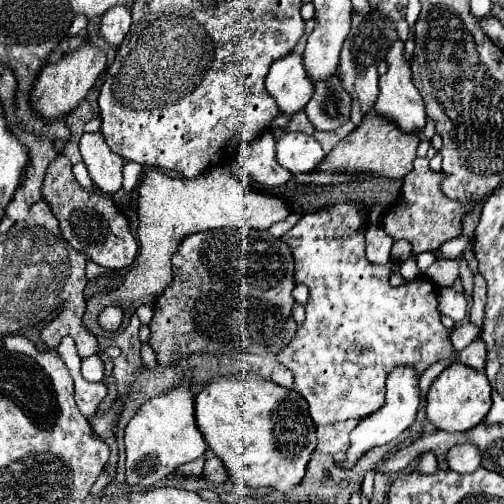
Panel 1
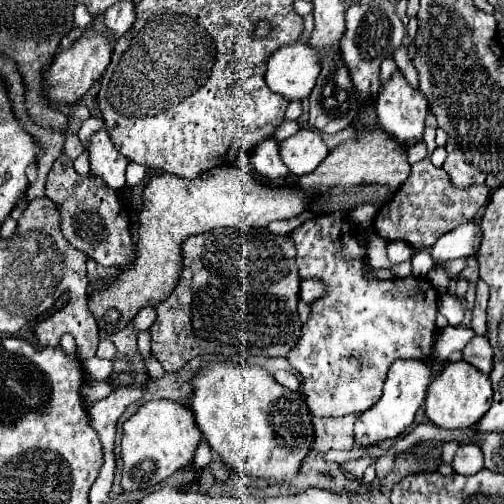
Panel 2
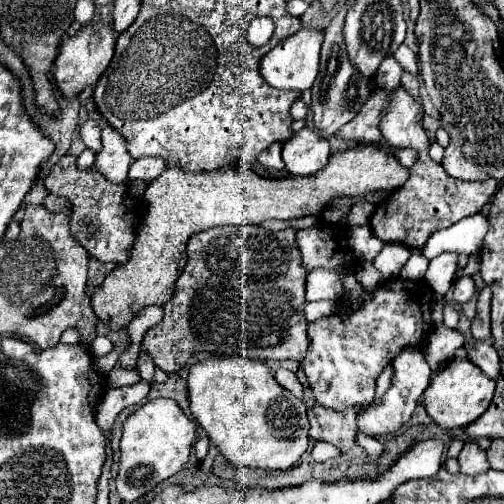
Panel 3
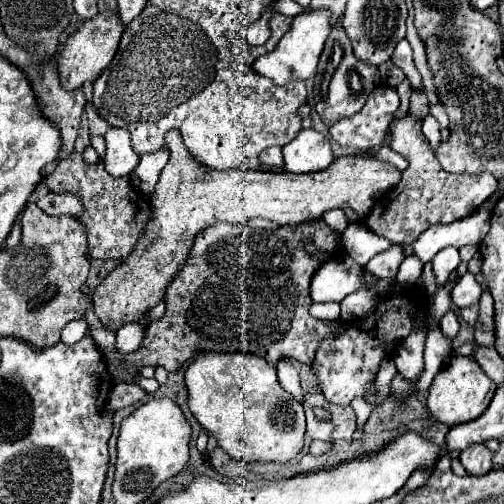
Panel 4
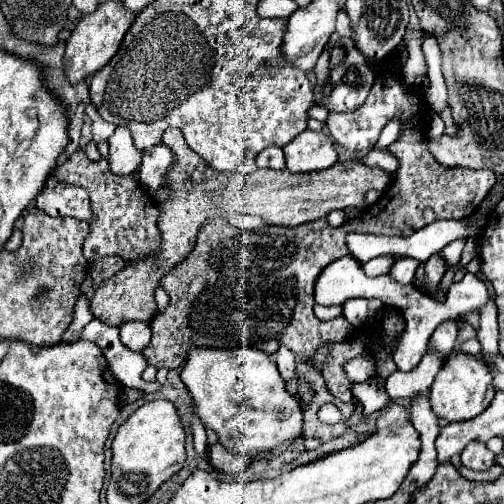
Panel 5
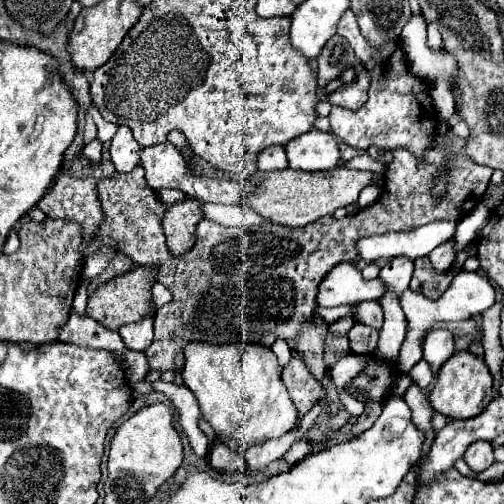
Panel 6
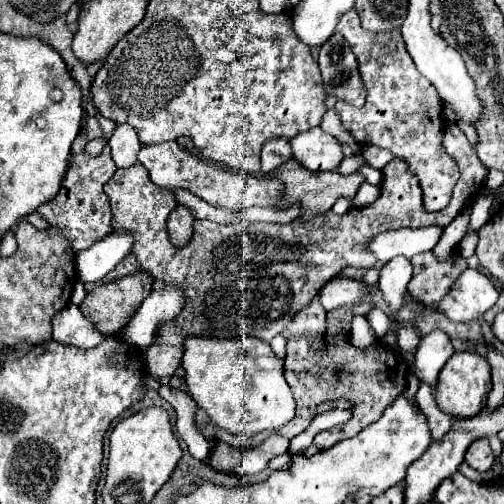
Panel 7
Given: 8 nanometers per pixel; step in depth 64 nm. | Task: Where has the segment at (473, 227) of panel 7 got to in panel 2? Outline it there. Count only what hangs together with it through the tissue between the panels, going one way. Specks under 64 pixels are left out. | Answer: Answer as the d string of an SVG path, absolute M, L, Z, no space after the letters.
M436 266L436 268L430 270L428 280L432 282L432 286L434 286L440 294L444 294L444 292L448 290L448 286L450 286L450 278L448 278L448 274L446 274L440 266Z

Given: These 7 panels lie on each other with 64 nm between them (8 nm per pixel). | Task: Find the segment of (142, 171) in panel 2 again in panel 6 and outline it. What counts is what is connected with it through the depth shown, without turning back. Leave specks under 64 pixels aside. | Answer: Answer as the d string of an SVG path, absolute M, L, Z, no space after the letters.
M168 142L142 148L140 166L144 166L144 172L146 172L144 178L152 190L176 188L176 190L186 192L188 196L196 196L202 202L214 202L214 204L240 204L244 198L244 186L238 184L238 180L228 180L228 178L218 180L218 178L206 178L206 176L192 174L190 166L184 162L182 154Z

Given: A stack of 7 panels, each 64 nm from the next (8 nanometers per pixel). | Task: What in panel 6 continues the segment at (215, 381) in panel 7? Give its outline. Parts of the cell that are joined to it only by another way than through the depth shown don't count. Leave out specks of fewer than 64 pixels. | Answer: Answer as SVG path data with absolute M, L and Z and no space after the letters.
M190 342L184 350L186 362L182 368L182 380L192 390L198 400L202 418L216 430L220 438L234 438L244 448L262 444L266 440L274 440L284 436L286 432L296 428L298 410L290 400L290 394L282 382L282 368L270 348L264 346L236 346L236 344L206 344L206 342Z

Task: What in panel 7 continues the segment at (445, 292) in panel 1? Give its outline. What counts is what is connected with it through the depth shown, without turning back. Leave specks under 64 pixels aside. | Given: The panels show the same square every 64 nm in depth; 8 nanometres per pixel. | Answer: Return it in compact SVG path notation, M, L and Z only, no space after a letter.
M432 330L430 334L422 336L414 364L416 378L424 380L428 386L436 386L438 372L452 354L454 354L452 342L448 334L444 334L442 330Z

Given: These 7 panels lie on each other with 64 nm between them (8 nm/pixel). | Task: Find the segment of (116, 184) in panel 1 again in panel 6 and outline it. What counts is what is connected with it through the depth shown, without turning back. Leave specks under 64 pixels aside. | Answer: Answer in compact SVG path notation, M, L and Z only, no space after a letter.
M120 126L112 138L110 160L116 172L130 172L140 164L140 146L136 144L128 126Z

